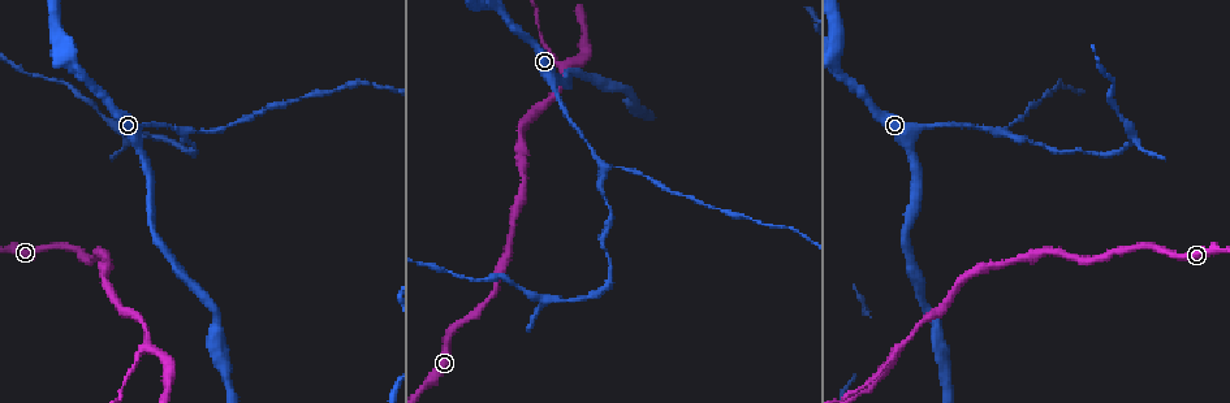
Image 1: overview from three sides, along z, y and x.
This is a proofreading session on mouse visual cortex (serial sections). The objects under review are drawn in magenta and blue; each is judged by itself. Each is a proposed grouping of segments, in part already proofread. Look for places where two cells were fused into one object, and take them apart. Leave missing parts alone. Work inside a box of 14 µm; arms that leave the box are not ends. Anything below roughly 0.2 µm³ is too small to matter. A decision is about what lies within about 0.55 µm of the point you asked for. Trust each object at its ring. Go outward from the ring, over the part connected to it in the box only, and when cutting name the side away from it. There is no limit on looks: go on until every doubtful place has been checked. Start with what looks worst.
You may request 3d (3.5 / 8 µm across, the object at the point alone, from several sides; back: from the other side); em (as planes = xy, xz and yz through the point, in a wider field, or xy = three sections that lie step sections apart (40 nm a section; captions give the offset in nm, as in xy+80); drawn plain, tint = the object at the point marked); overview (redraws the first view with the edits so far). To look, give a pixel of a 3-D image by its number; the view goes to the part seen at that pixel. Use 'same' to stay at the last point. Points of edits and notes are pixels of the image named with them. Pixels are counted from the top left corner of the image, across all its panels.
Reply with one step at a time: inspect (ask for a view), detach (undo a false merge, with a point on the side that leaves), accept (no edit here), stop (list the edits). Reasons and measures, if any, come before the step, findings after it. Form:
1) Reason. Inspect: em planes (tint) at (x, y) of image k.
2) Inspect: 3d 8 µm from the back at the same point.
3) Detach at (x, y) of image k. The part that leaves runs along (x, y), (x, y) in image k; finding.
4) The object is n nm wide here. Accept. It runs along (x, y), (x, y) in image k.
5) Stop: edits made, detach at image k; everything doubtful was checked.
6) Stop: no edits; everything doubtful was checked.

Three arms meet. Inspect: 3d 3.5 µm at (148, 347) of image 1.

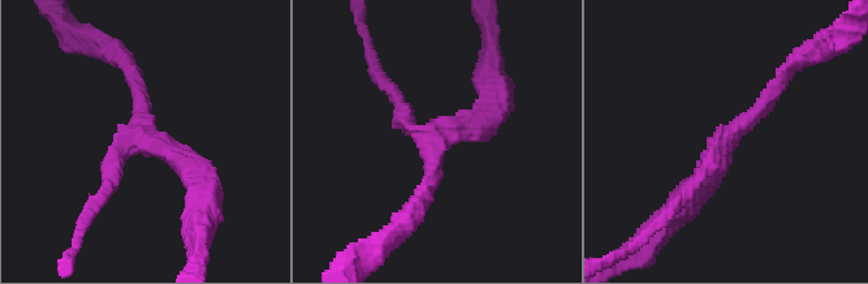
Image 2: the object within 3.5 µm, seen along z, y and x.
3 arms meet here; the arms are 200, 200, 350 nm wide; now the EM. Inspect: em xy step 2 (tint) at (434, 145) of image 2.

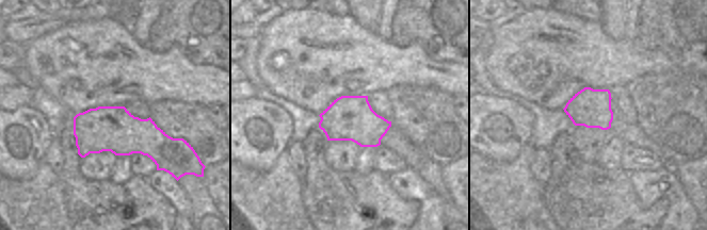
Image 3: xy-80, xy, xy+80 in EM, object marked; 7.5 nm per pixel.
Accept. Continuous, no second cell.

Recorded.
Three arms meet. Inspect: 3d 8 µm from the back at (187, 134) of image 1.

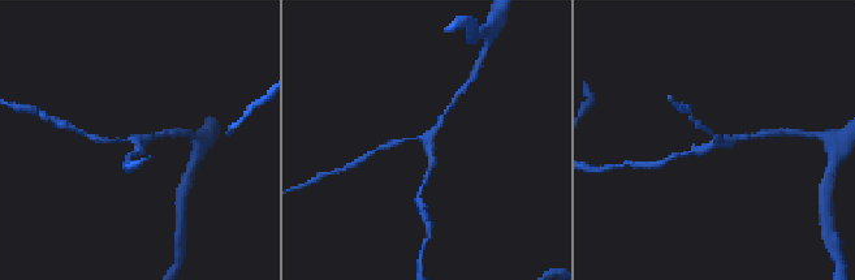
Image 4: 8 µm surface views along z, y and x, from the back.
Inspect: 3d 3.5 µm at (432, 139) of image 4.

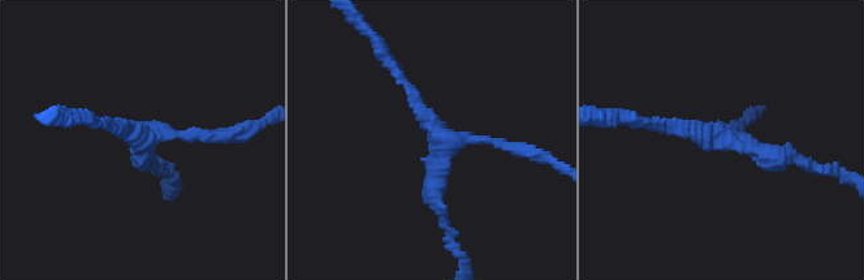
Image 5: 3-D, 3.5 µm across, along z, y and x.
3 arms meet here; the arms are 150, 150, 250 nm wide; now the EM. Inspect: em planes (tint) at (439, 135) of image 5.

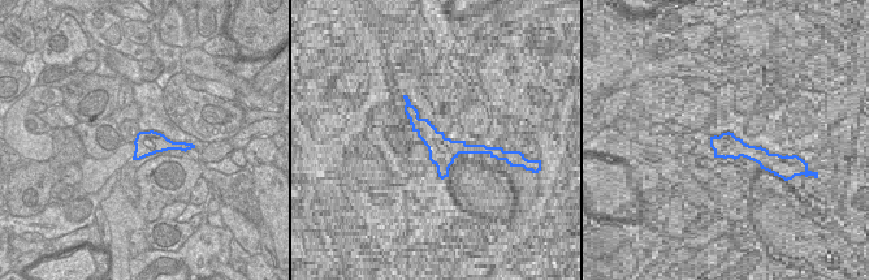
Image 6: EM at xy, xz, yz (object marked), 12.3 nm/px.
Accept. It runs along (394, 69), (439, 133), (443, 216) in image 5; continuous, no second cell.

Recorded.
Thin neck. Inspect: 3d 8 µm at (100, 112) of image 1.

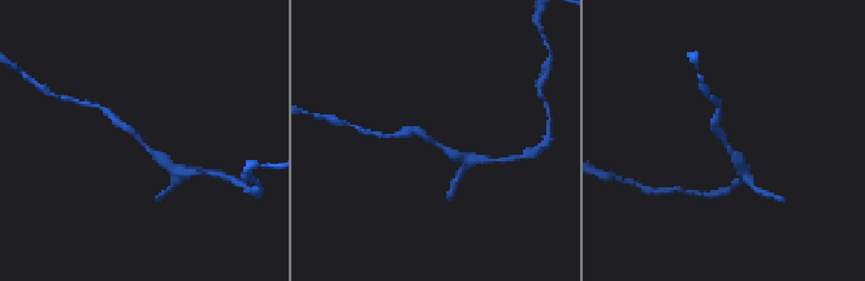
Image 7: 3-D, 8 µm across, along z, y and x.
The arms are 200, 300 nm wide. Inspect: em xy step 5 (tint) at (724, 143) of image 7.

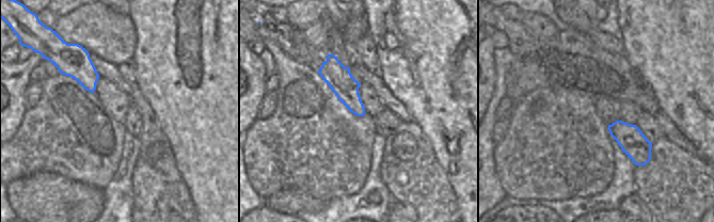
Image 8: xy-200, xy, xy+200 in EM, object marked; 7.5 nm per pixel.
Accept. Continuous, no second cell.

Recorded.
Stop: no edits; everything doubtful was checked.

